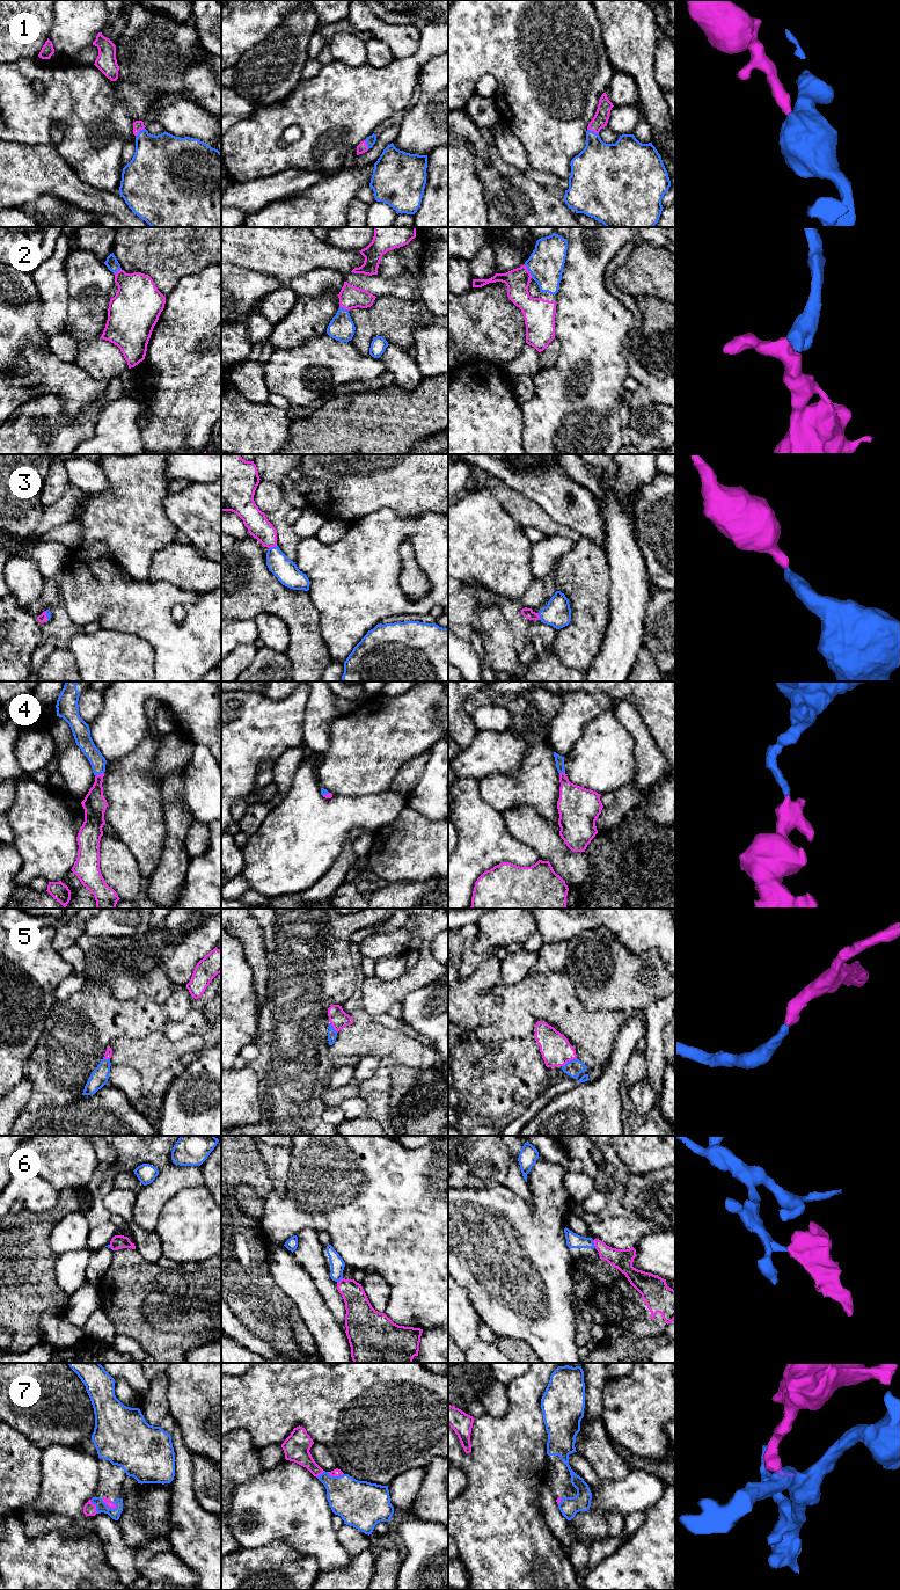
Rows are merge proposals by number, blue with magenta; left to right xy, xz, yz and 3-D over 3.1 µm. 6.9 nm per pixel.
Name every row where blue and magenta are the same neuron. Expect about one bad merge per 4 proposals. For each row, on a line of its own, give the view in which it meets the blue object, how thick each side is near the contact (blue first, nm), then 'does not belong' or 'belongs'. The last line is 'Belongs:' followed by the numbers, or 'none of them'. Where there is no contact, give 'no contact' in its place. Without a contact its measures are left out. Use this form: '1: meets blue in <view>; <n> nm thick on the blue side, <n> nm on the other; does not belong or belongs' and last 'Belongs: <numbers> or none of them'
1: meets blue in xy; 360 nm thick on the blue side, 70 nm on the other; belongs
2: meets blue in yz; 240 nm thick on the blue side, 160 nm on the other; belongs
3: meets blue in xz; 160 nm thick on the blue side, 160 nm on the other; belongs
4: meets blue in xy; 110 nm thick on the blue side, 160 nm on the other; belongs
5: meets blue in yz; 110 nm thick on the blue side, 200 nm on the other; belongs
6: meets blue in yz; 100 nm thick on the blue side, 140 nm on the other; does not belong
7: meets blue in xy; 80 nm thick on the blue side, 50 nm on the other; belongs
Belongs: 1, 2, 3, 4, 5, 7

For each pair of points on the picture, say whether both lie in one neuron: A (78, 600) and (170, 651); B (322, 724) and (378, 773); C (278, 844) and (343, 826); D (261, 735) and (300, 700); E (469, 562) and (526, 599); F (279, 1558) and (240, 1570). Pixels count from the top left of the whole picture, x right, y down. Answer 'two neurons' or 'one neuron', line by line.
A: one neuron
B: two neurons
C: one neuron
D: one neuron
E: two neurons
F: one neuron

